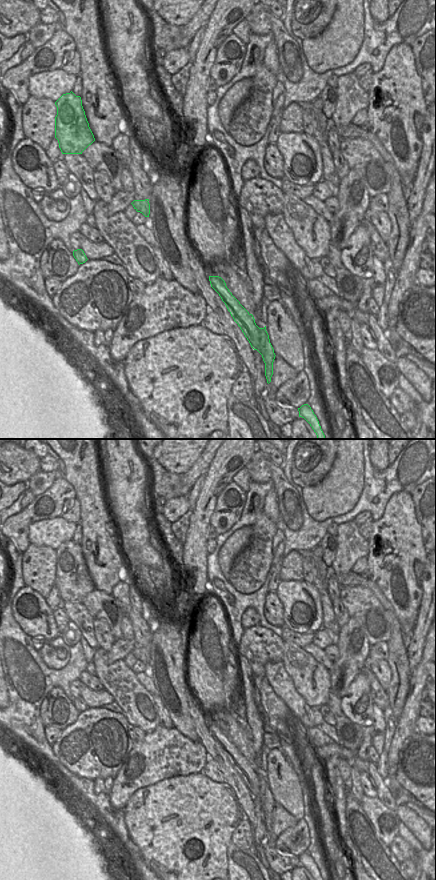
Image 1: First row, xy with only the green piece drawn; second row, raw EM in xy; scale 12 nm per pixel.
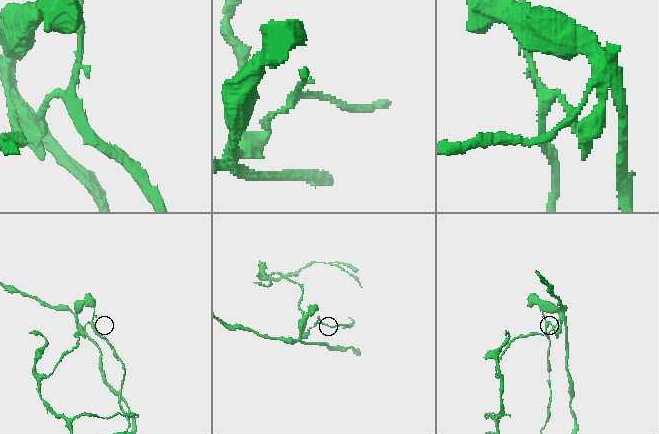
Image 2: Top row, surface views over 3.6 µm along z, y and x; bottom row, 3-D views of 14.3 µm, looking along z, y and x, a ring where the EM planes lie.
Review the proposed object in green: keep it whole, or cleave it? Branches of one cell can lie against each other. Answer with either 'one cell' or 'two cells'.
two cells

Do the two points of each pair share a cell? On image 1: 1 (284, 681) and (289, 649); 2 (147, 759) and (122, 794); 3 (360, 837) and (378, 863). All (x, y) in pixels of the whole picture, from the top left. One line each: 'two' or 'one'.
1: two
2: one
3: one

